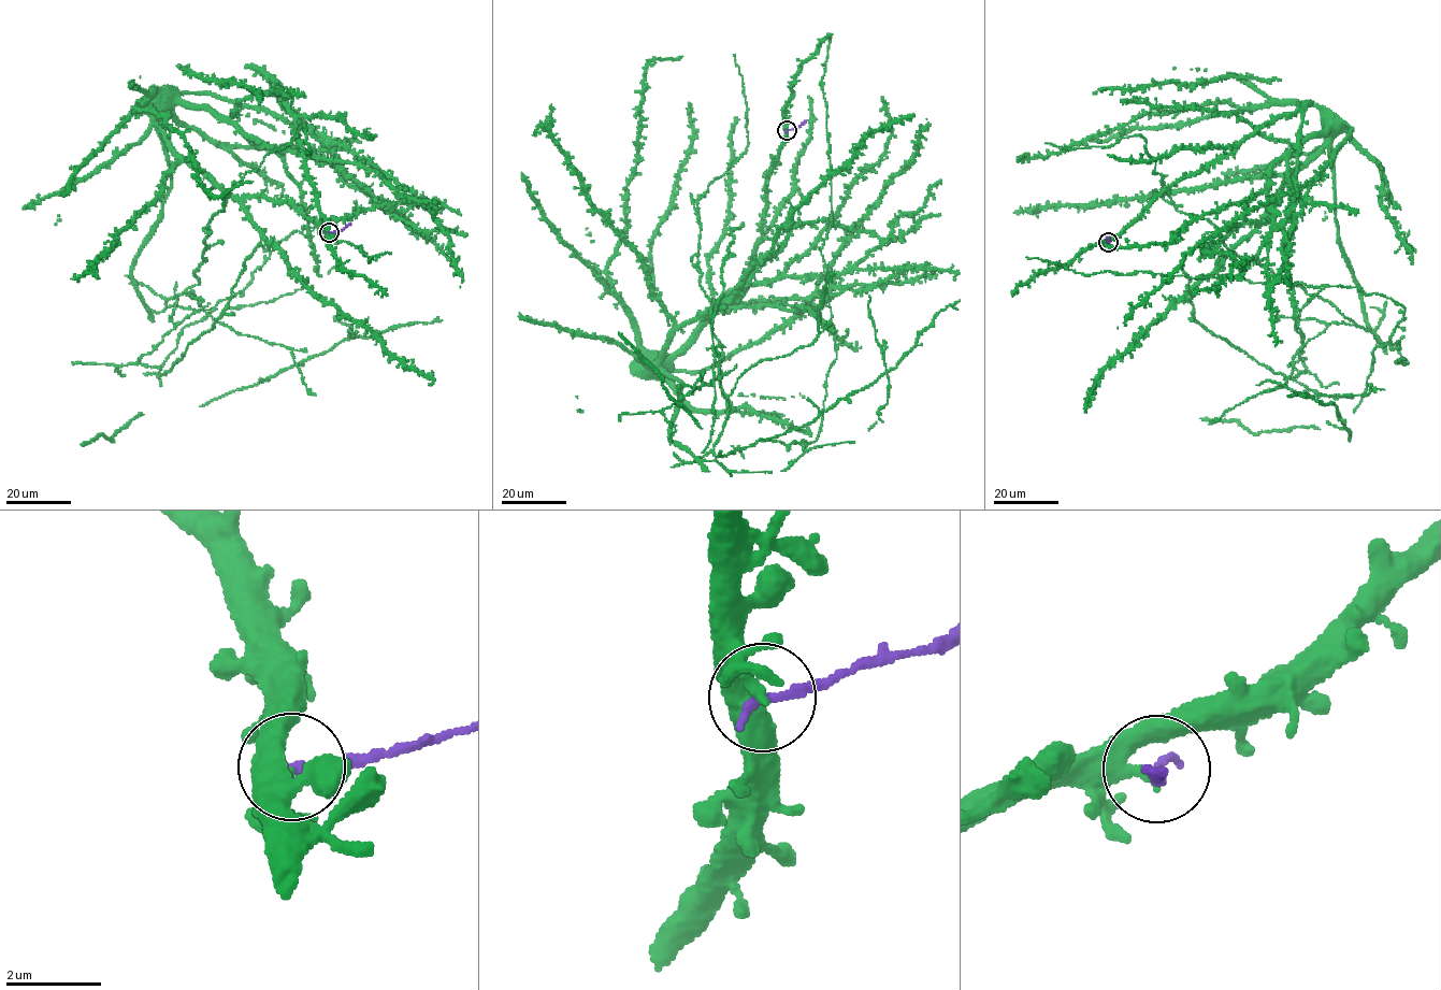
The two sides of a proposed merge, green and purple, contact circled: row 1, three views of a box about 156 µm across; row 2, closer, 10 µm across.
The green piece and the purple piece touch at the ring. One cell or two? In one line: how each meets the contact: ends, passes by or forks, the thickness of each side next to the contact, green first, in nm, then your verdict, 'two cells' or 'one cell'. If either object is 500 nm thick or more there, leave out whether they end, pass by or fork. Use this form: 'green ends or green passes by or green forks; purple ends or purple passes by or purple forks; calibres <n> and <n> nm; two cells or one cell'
green passes by; purple ends; calibres 240 and 240 nm; two cells

